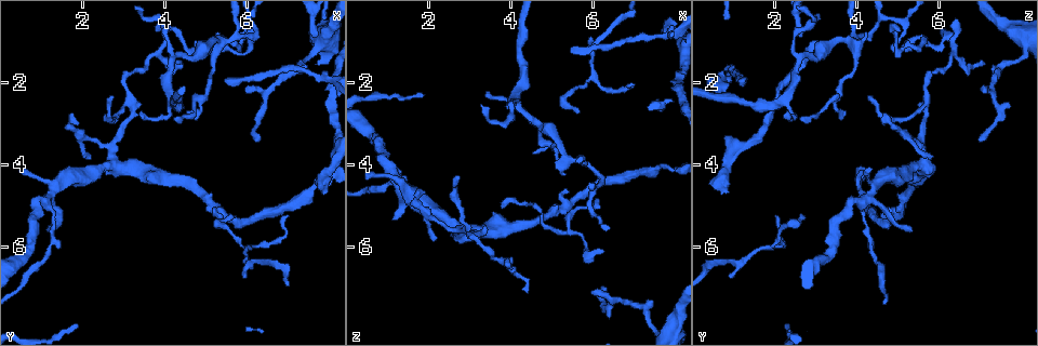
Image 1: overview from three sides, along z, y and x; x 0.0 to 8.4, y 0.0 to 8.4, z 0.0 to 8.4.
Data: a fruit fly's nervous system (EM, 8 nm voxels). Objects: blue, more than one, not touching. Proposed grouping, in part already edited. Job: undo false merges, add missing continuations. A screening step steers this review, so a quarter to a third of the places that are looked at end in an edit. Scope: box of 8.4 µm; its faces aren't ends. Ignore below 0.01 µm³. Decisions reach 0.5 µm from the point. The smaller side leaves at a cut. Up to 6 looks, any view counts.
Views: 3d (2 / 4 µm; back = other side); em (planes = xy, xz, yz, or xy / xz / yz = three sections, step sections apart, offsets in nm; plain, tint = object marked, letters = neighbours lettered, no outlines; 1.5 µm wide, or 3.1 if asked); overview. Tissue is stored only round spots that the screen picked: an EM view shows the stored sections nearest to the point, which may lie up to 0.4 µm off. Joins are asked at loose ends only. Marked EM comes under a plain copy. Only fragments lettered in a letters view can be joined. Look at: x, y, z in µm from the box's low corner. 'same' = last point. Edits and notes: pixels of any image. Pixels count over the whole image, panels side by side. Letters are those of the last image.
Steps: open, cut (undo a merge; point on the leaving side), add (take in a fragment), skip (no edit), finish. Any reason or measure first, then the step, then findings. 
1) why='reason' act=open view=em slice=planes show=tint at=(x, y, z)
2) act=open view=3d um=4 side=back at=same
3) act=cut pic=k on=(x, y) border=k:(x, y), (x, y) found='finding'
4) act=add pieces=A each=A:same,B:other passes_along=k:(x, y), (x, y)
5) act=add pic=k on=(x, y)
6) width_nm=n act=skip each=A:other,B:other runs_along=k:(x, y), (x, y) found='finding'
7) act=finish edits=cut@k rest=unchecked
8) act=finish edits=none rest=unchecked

why='an open end' act=open view=em slice=yz step=4 show=tint at=(6.00, 2.20, 7.05)

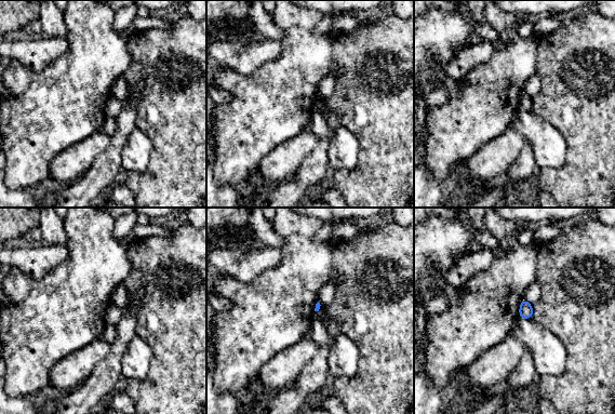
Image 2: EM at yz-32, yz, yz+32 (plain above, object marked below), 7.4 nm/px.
why='another direction' act=open view=em slice=planes show=letters at=same

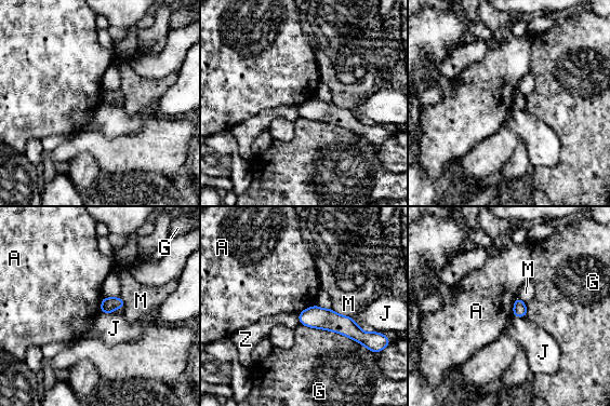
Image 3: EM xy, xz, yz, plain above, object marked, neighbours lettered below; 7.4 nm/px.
act=skip each=A:other,G:other,J:other,M:other,Z:other border=3:(517, 296), (512, 315) found='none of them fits'

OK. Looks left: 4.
why='sharp bend' act=open view=3d um=2 at=(5.95, 0.50, 5.20)

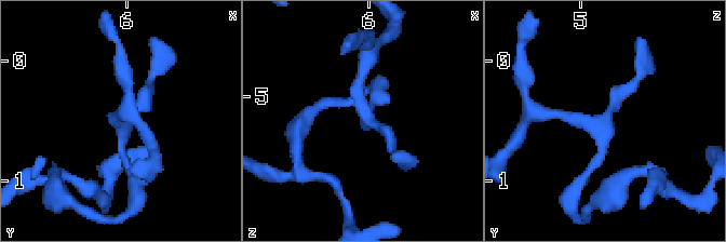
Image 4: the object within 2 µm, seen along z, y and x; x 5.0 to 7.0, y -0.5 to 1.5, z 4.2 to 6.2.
why='shape alone is not enough' act=open view=em slice=xz step=4 show=tint at=(5.98, 0.56, 5.16)

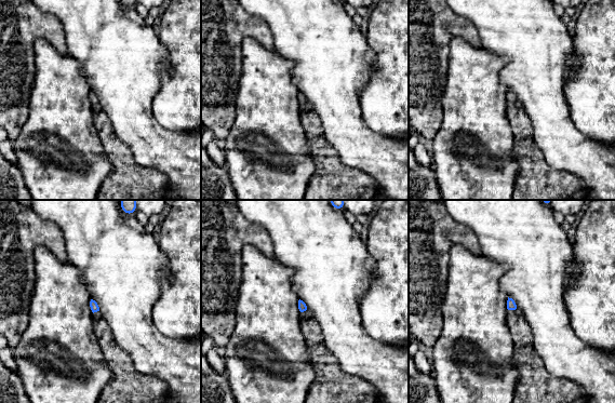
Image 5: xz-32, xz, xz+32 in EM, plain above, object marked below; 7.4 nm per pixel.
why='another direction' act=open view=em slice=planes show=letters at=same

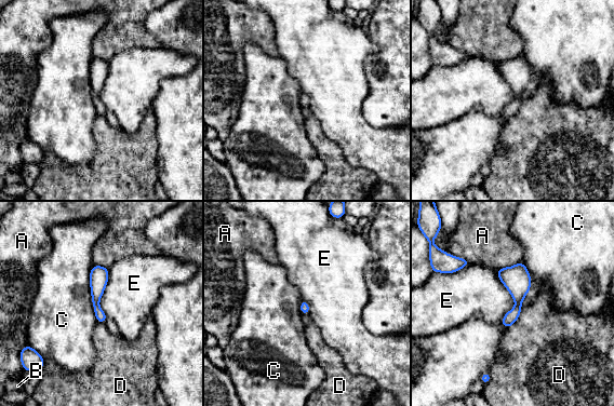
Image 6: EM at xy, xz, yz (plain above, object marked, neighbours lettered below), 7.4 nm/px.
longest_contact=C:440nm act=skip each=A:other,B:other,C:other,D:other,E:other found='one cell here'

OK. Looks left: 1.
why='free end' act=open view=em slice=planes show=letters at=(3.85, 0.75, 5.05)

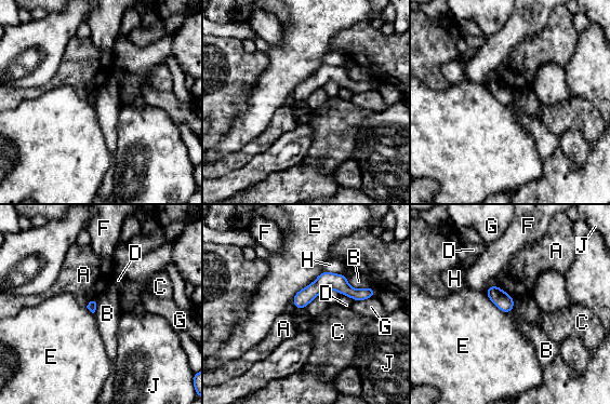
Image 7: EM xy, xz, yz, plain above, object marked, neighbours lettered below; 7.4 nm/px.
act=skip each=A:other,B:other,C:other,D:other,E:other,F:other,G:other,H:other,J:other runs_along=7:(369, 293), (322, 283), (295, 300) found='no lettered fragment goes on from it'

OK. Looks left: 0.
act=finish edits=none rest=unchecked

